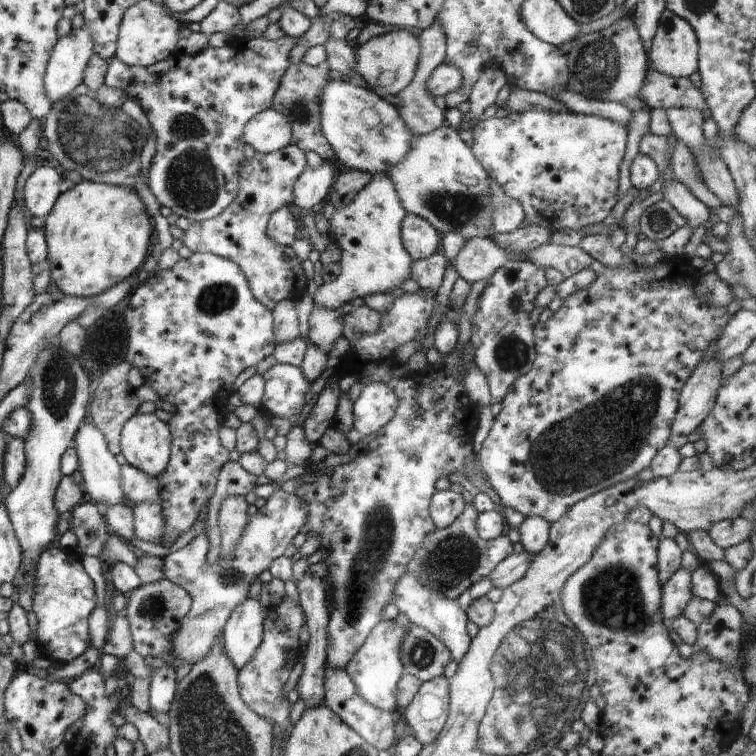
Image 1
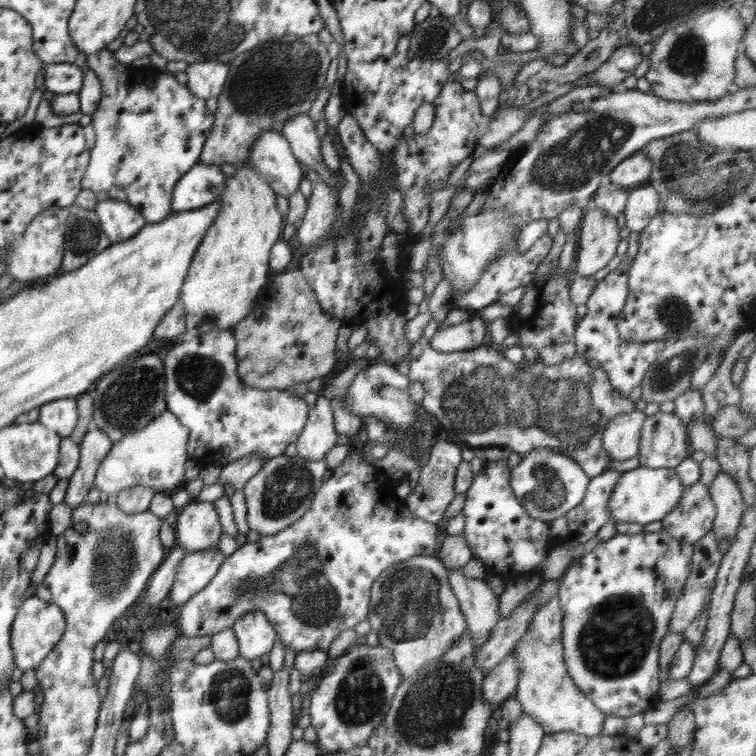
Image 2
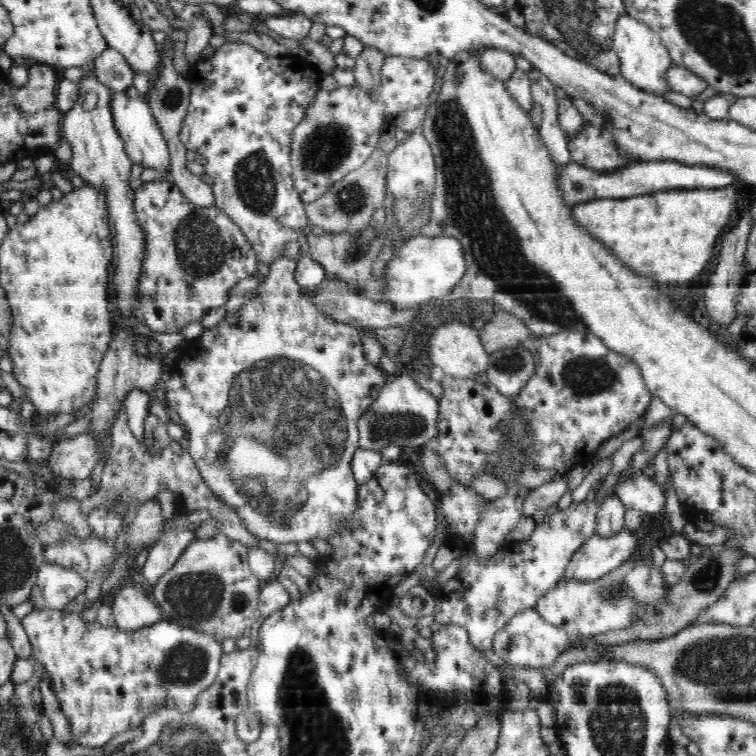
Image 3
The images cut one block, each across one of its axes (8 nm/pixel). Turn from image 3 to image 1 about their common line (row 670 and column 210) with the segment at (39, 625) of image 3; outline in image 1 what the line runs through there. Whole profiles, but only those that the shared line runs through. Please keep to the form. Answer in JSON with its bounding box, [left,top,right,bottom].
[96,35,294,223]

